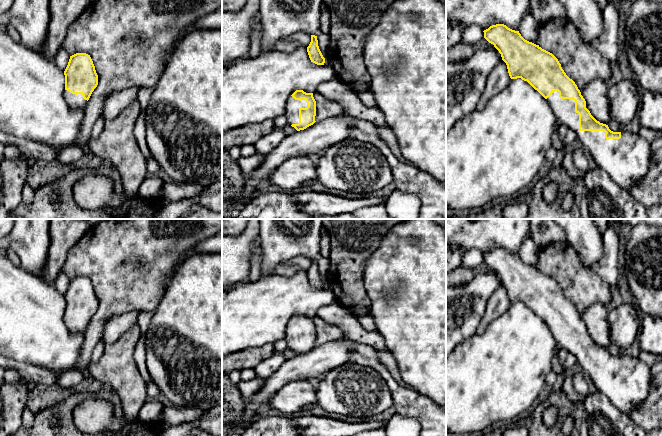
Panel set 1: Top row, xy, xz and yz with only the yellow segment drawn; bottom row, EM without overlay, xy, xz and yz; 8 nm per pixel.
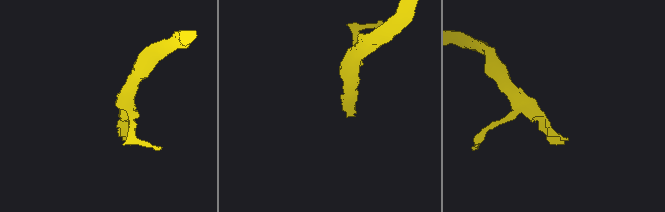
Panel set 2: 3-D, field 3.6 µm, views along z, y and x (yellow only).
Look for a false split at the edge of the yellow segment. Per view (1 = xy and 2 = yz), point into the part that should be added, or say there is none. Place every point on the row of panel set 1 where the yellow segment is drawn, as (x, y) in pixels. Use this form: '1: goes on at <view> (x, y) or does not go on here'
1: goes on at xy (77, 101)
2: goes on at yz (625, 160)

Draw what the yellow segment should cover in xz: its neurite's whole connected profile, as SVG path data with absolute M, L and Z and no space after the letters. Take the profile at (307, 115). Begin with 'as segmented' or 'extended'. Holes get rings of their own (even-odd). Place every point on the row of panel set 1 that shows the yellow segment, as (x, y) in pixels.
extended | M296 90L288 99L285 115L287 124L297 131L313 125L316 122L316 101L313 93Z

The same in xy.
extended | M76 53L70 56L64 75L66 102L72 109L85 108L98 85L98 75L90 55Z

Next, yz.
extended | M496 24L484 30L484 38L499 51L506 63L511 79L527 81L549 103L557 121L576 134L583 147L619 187L629 192L632 185L641 180L648 169L651 143L631 132L613 132L608 125L597 121L586 108L586 101L575 82L561 67L558 59L539 45L525 40L519 31L504 24Z

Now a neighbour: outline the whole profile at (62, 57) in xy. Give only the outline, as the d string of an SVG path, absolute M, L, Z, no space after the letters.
M61 47L55 56L54 62L60 69L65 71L69 59L70 59L69 53L64 48Z

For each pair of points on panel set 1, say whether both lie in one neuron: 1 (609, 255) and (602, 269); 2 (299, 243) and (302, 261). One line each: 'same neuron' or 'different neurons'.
1: same neuron
2: different neurons

